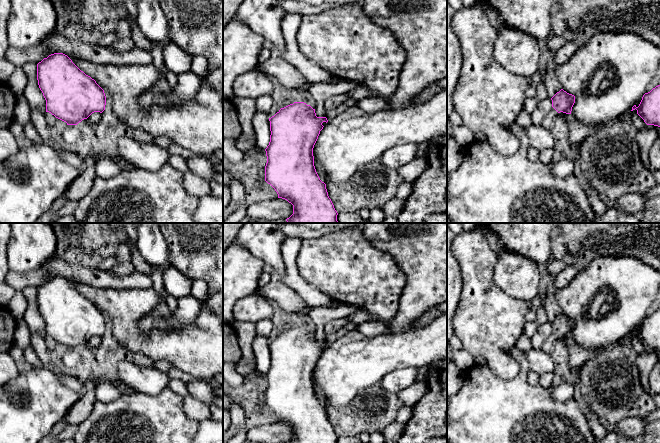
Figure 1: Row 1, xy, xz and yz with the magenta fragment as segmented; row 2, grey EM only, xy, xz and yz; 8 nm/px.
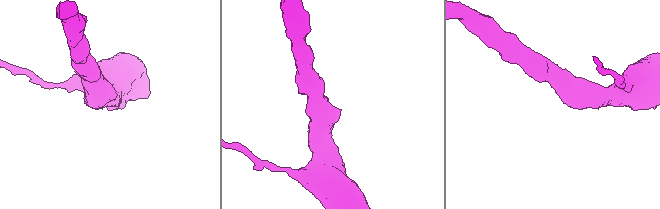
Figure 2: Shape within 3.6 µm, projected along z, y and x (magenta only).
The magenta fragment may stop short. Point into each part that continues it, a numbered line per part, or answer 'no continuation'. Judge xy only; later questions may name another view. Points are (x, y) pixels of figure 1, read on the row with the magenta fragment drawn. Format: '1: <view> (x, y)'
no continuation

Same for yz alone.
1: yz (549, 120)

